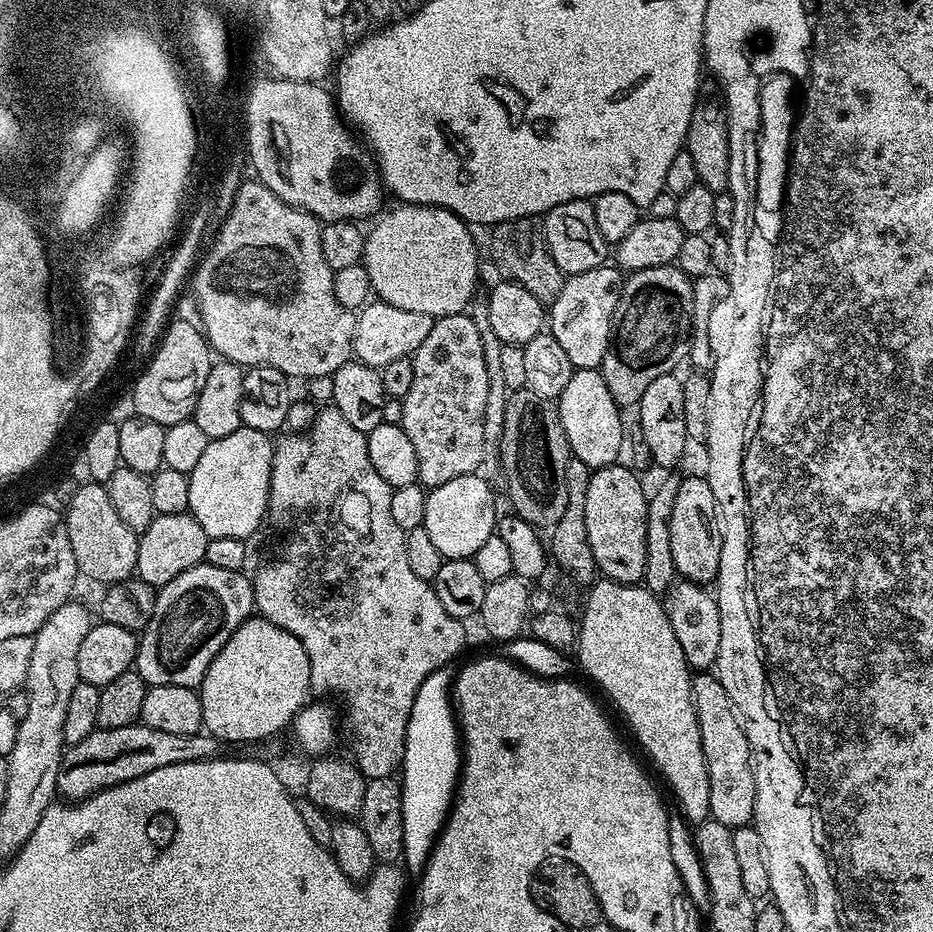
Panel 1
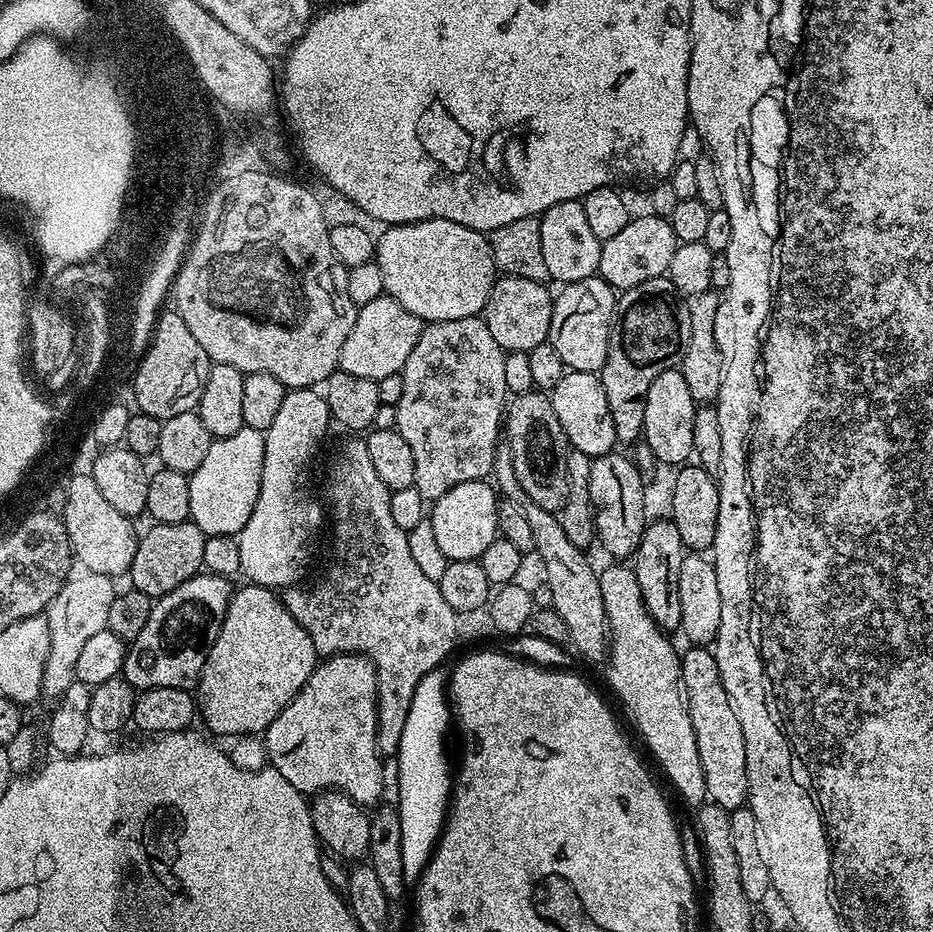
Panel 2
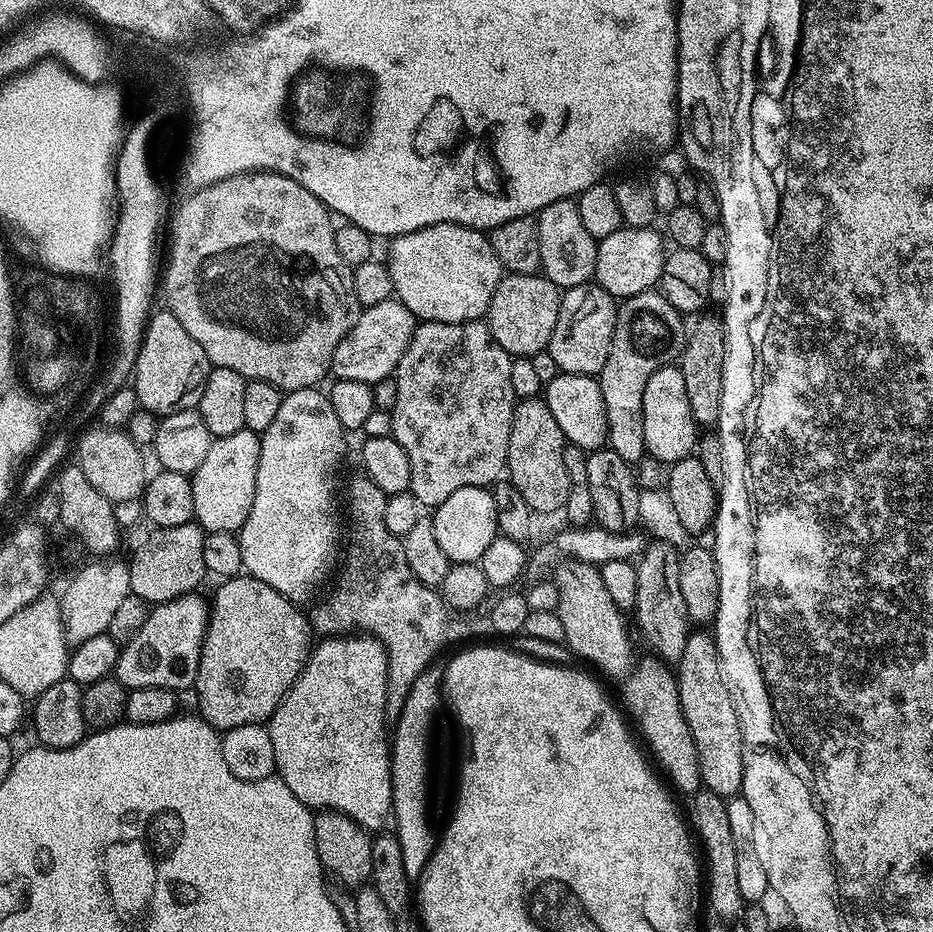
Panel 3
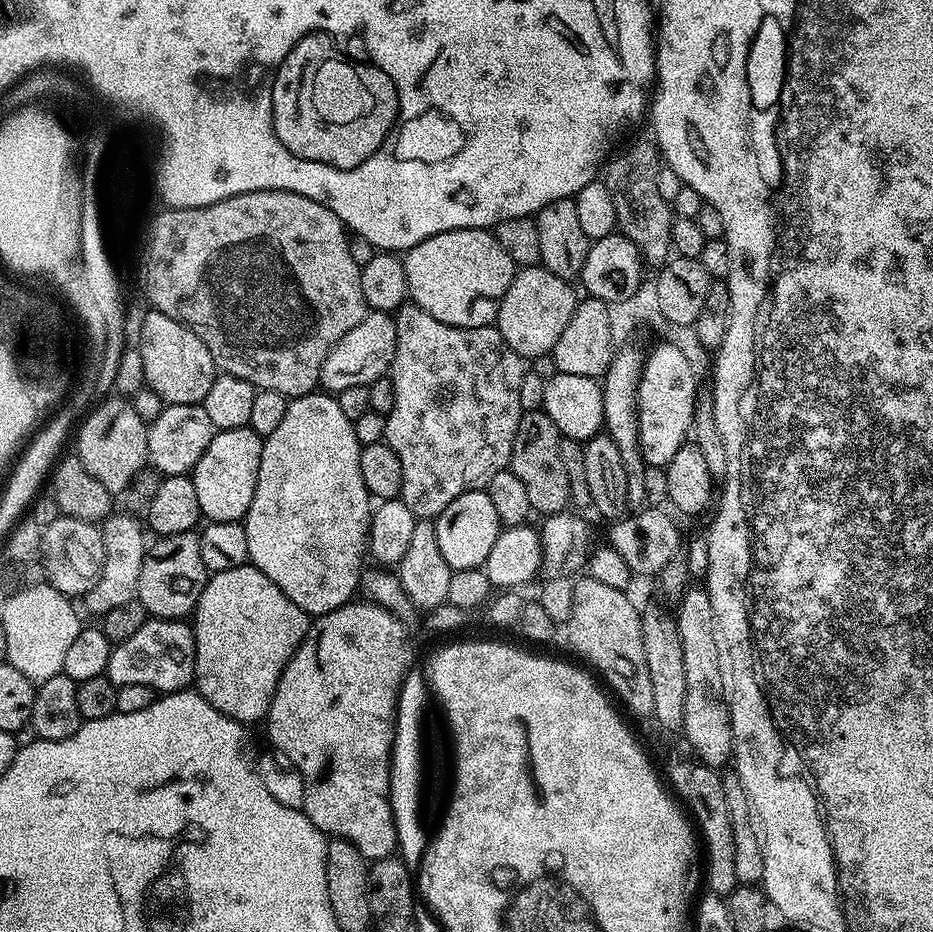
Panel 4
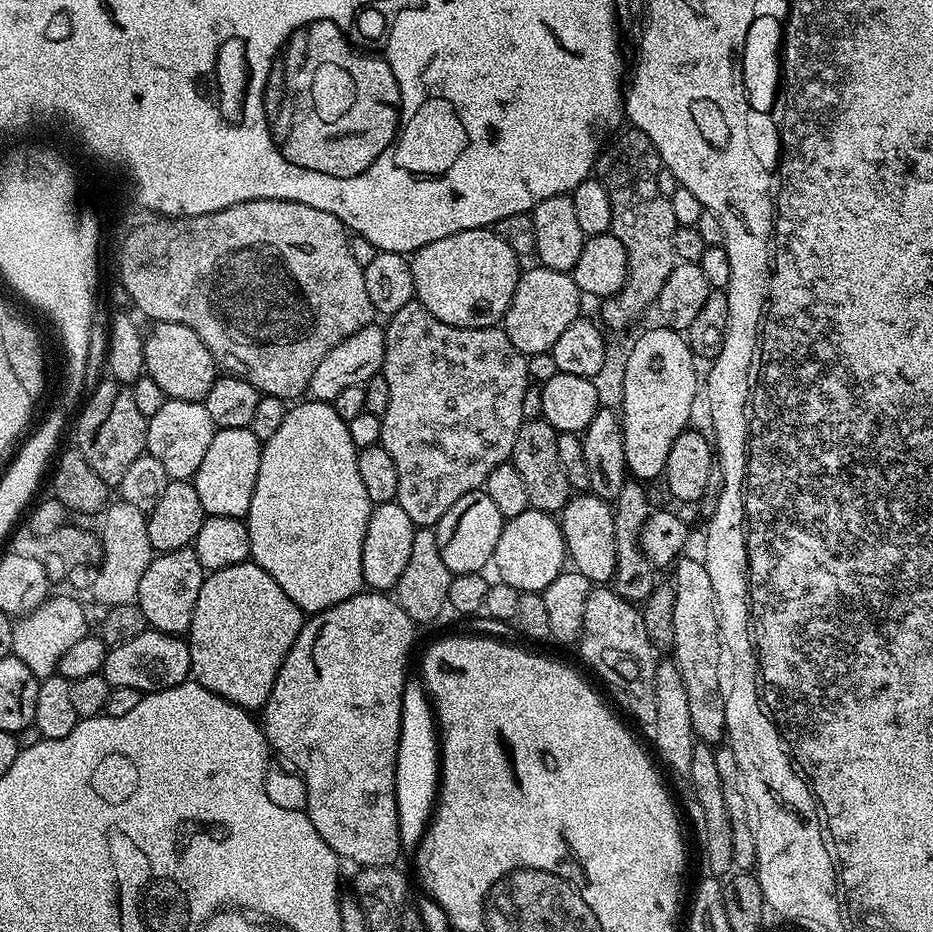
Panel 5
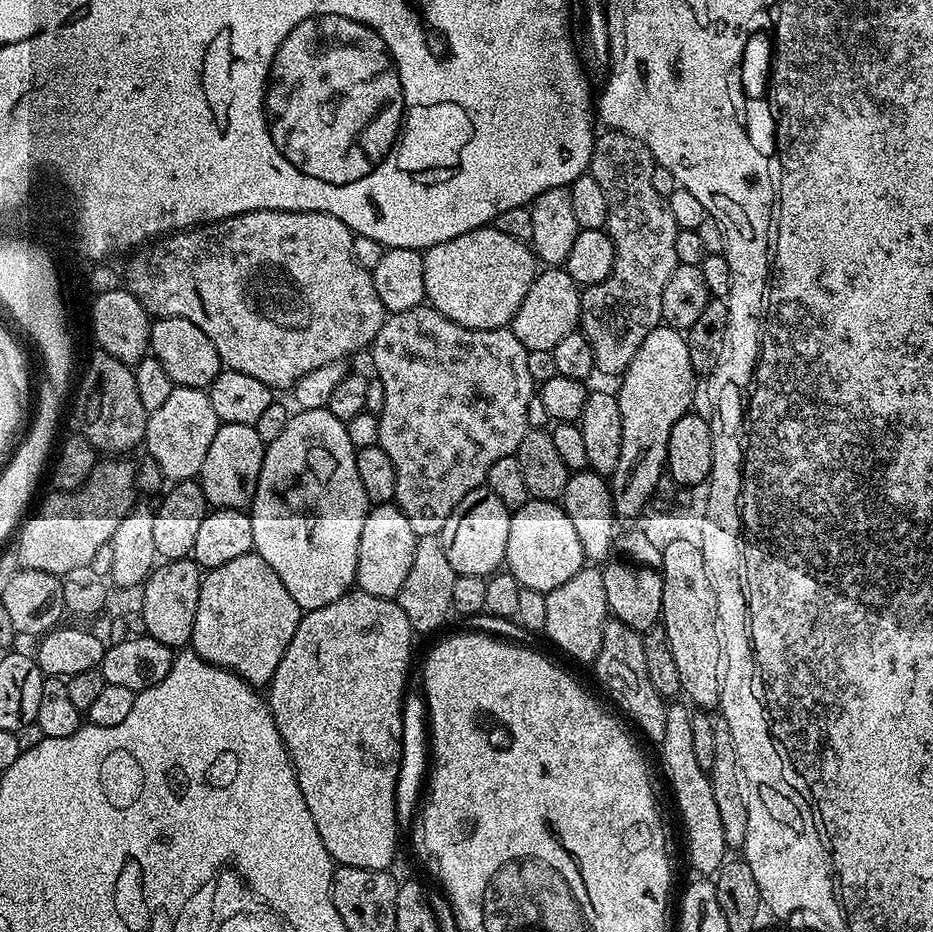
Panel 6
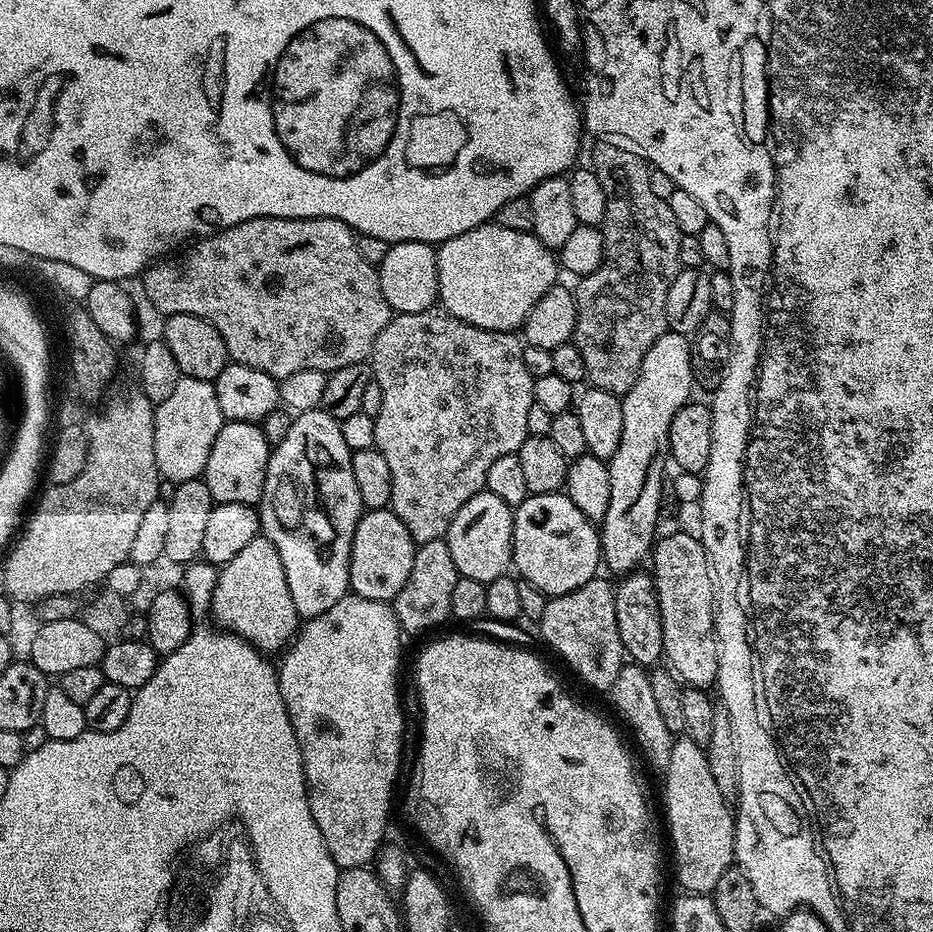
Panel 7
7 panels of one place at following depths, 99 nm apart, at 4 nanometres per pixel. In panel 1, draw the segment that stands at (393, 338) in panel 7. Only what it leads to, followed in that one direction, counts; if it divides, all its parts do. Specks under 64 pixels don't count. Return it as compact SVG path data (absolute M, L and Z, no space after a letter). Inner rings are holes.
M464 312L433 319L430 334L426 334L422 346L418 346L410 359L414 366L414 382L410 386L410 394L402 397L404 409L400 427L406 430L418 453L418 481L425 489L431 490L442 486L442 482L450 482L450 478L471 476L481 467L484 449L482 418L486 414L486 394L490 390L490 380L486 378L482 338L472 317Z

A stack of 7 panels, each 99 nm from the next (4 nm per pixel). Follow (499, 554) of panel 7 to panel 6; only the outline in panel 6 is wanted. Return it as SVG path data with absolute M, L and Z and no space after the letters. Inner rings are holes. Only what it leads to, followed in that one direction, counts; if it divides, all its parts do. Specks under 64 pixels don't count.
M487 486L470 490L454 514L446 518L446 526L440 531L439 538L446 550L450 566L454 566L457 576L474 574L485 578L493 575L504 564L506 538L510 534L510 509Z

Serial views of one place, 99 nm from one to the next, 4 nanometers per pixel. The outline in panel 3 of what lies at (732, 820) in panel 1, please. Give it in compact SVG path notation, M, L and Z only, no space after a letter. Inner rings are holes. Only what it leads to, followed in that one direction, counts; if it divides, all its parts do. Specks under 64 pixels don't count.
M689 631L686 650L674 672L680 685L680 705L690 726L690 738L694 738L694 750L698 750L698 770L701 785L707 791L725 798L741 795L744 787L744 763L742 762L742 726L734 702L728 693L724 675L720 669L720 655L716 638L711 631Z

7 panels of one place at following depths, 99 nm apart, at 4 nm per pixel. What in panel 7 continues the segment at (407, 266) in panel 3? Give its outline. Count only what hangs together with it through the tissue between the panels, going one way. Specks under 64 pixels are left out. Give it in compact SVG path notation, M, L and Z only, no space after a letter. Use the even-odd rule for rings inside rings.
M495 222L445 240L436 248L436 265L443 311L491 332L516 332L534 310L534 302L557 283L558 256L553 249L531 232L506 230Z

